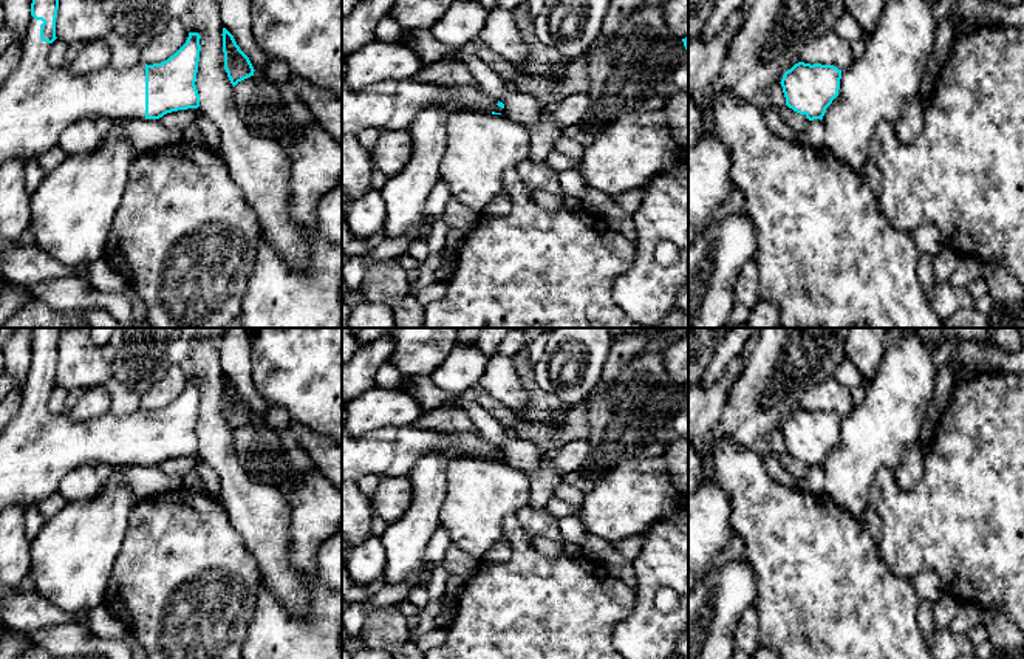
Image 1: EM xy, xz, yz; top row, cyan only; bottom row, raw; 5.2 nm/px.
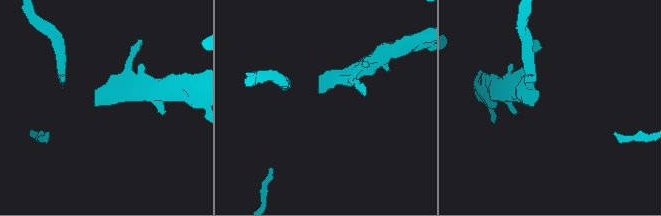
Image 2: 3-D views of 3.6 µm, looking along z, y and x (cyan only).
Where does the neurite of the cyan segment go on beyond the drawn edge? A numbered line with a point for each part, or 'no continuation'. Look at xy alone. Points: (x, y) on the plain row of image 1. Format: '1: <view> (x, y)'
1: xy (37, 449)

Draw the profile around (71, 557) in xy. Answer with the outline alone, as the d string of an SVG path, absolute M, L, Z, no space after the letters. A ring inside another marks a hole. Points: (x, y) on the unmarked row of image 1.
M122 467L114 469L116 473L97 497L68 501L29 541L29 575L34 591L68 613L87 613L104 603L108 579L128 526L128 514L141 501L125 486Z

